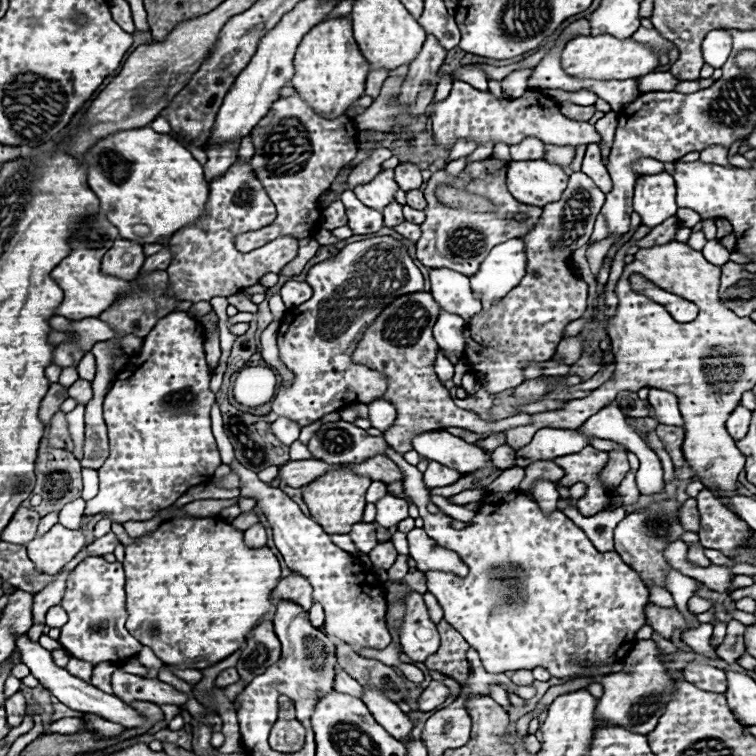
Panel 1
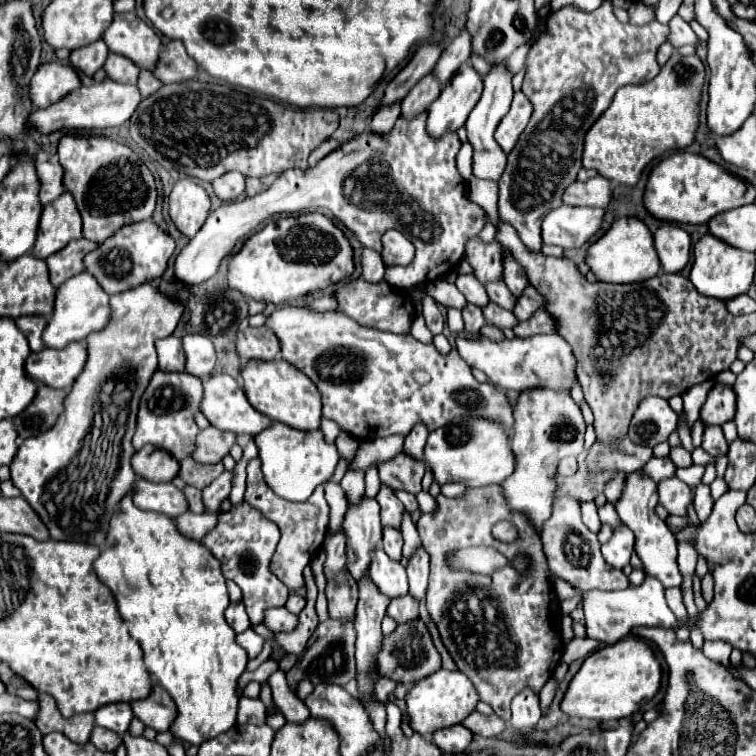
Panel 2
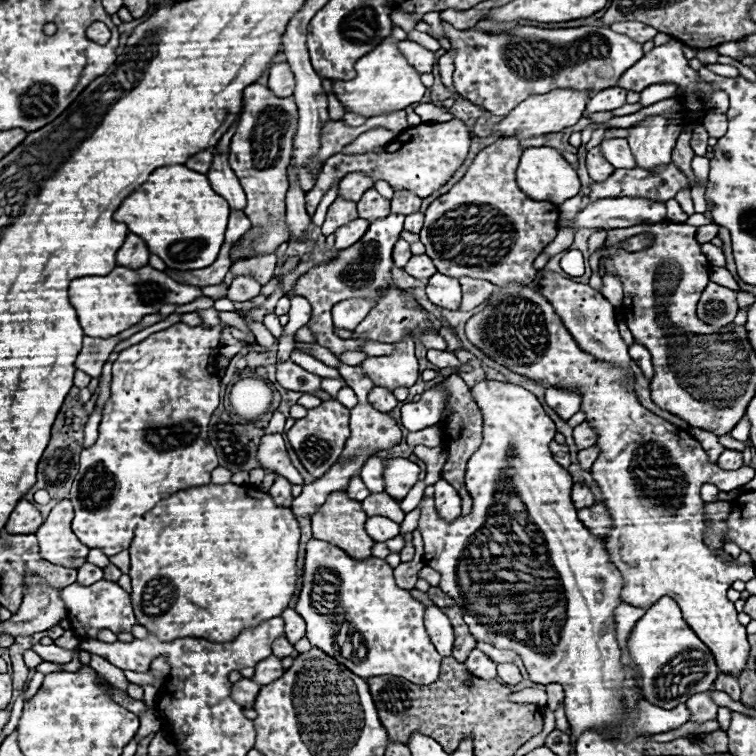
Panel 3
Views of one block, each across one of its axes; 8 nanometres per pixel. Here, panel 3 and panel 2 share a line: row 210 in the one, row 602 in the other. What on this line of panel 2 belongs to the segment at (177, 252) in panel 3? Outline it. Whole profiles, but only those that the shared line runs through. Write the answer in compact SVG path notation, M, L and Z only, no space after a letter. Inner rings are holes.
M126 494L120 502L120 512L116 512L116 518L110 522L108 538L100 558L94 562L94 570L112 590L120 616L128 622L130 634L140 642L146 670L176 702L178 716L170 726L174 738L200 746L202 742L228 732L236 724L240 700L238 678L246 670L248 654L236 642L236 632L224 620L224 610L230 600L220 562L216 562L216 558L200 542L184 538L176 530L172 518L136 508L132 496Z

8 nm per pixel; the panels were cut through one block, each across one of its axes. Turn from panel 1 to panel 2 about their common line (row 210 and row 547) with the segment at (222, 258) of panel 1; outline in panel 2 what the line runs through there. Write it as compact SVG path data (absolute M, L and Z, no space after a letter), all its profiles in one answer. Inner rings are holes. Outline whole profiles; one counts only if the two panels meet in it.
M246 502L232 506L228 512L218 514L218 524L200 540L222 564L222 574L228 580L234 580L242 594L246 612L252 624L260 624L264 610L272 606L284 606L288 600L288 588L268 570L270 558L276 550L280 540L278 526L264 518L256 508L248 506Z

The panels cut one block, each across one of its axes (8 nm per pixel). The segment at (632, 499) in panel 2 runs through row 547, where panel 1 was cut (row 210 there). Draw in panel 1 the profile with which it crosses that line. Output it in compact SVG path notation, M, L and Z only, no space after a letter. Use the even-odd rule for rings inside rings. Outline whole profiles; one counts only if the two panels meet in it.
M666 172L640 176L634 188L634 210L642 216L642 224L648 228L674 216L678 206L672 176Z

